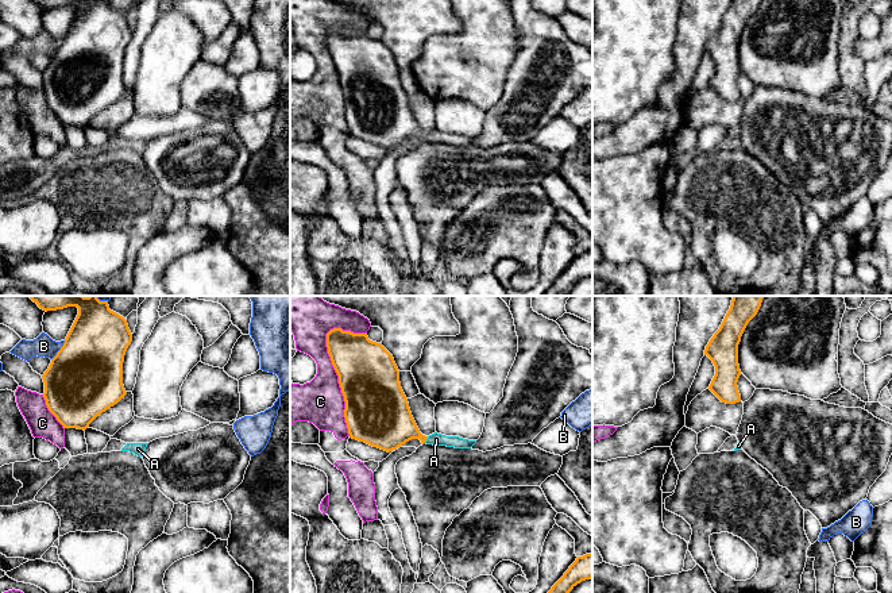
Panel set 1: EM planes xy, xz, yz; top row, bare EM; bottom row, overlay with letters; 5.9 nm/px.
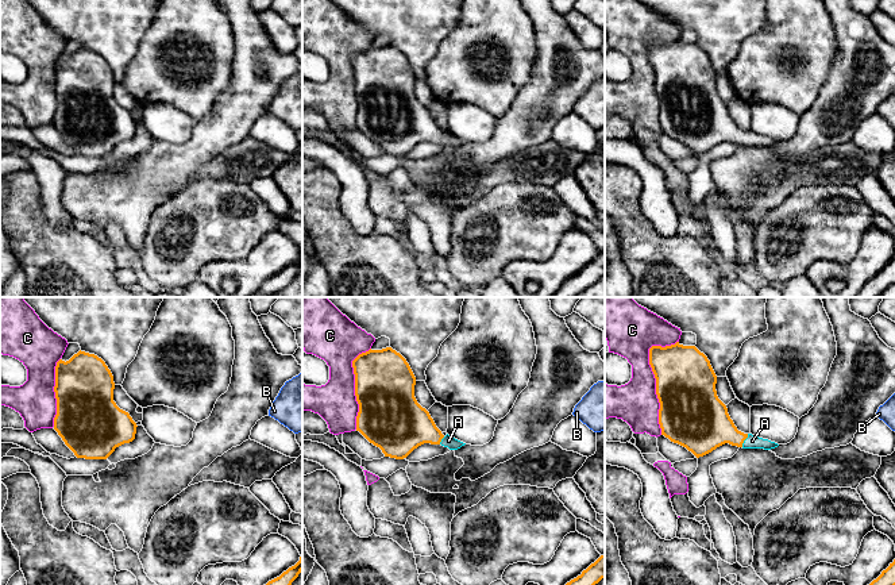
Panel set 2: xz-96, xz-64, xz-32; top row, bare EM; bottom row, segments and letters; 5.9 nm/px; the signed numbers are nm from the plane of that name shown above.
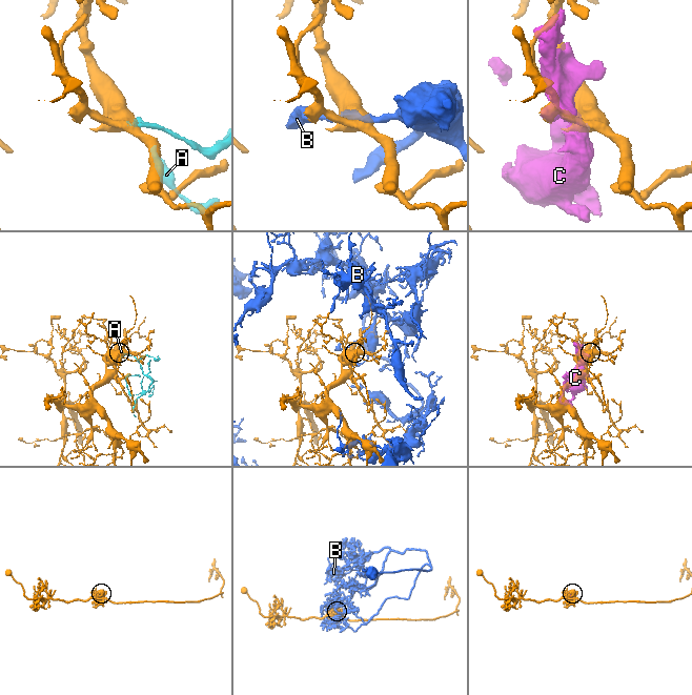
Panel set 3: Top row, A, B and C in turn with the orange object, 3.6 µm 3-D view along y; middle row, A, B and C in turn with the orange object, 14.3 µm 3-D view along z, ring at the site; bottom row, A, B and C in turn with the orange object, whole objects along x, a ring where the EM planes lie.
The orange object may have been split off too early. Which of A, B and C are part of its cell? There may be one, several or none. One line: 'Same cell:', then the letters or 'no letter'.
Same cell: A

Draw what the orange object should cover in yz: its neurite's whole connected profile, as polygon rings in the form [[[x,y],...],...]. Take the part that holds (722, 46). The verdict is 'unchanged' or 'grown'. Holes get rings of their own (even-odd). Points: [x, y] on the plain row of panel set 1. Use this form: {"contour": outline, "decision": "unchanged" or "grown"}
{"contour": [[[731,0],[719,27],[706,43],[707,53],[714,63],[715,73],[708,86],[726,101],[741,99],[738,76],[738,42],[748,20],[757,12],[761,0]]], "decision": "unchanged"}

